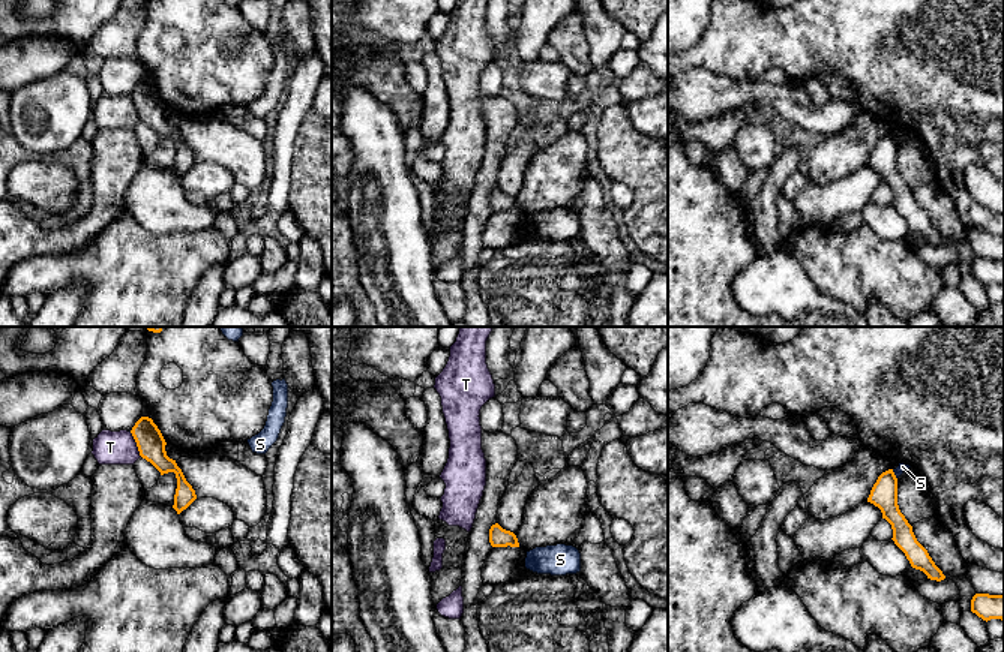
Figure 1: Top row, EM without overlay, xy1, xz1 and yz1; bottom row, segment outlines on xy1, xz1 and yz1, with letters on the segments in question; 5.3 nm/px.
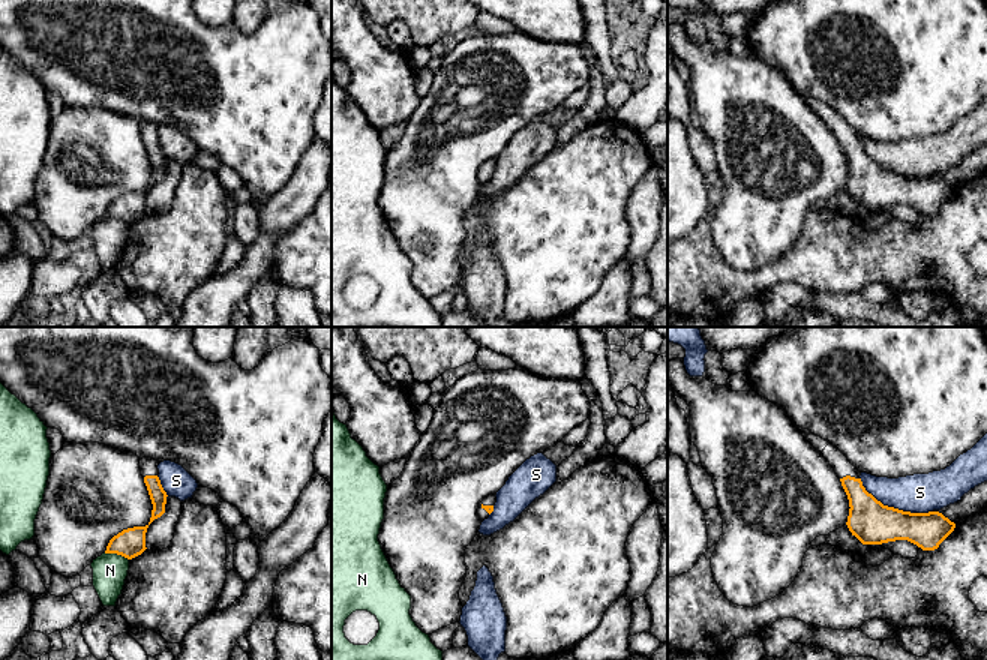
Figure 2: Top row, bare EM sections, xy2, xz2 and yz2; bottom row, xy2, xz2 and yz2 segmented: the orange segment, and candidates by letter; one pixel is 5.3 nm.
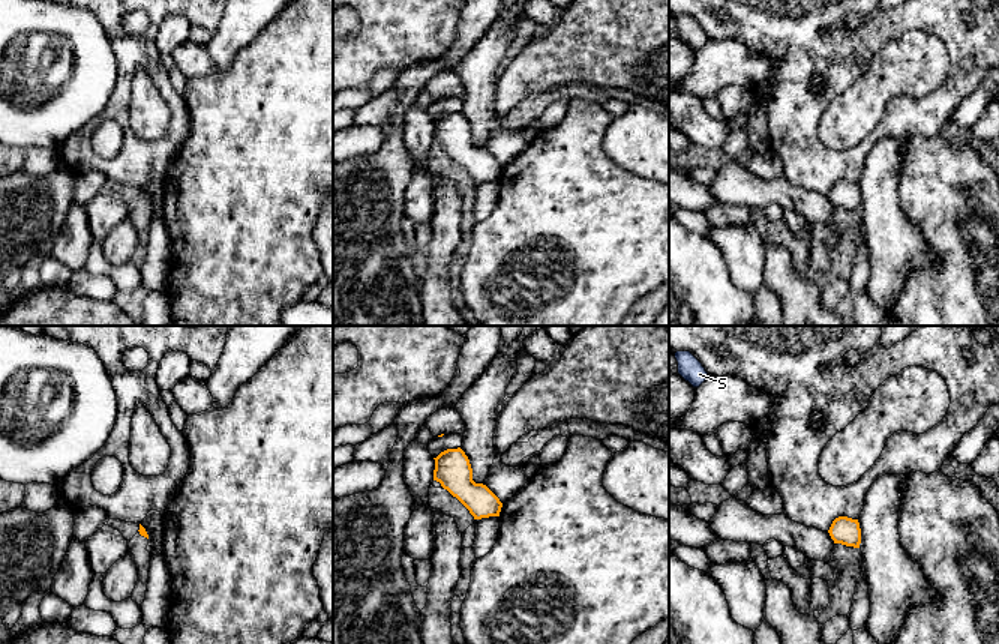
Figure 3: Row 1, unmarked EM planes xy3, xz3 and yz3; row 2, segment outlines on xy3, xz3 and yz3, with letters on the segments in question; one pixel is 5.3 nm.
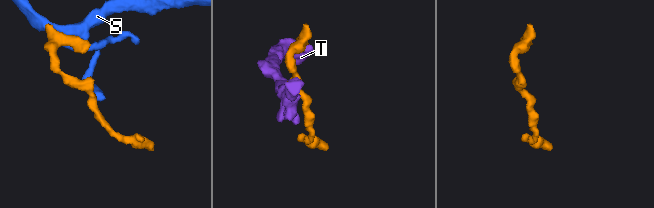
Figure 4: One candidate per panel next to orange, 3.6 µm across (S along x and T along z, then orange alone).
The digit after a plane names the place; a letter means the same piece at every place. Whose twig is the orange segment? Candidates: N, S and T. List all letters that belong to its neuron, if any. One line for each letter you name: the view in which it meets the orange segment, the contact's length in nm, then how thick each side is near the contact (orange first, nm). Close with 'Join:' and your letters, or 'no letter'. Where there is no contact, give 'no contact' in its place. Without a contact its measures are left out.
Join: no letter

